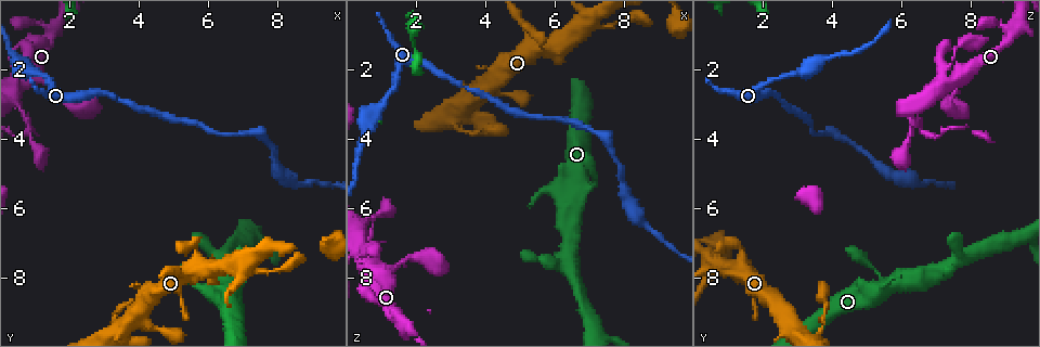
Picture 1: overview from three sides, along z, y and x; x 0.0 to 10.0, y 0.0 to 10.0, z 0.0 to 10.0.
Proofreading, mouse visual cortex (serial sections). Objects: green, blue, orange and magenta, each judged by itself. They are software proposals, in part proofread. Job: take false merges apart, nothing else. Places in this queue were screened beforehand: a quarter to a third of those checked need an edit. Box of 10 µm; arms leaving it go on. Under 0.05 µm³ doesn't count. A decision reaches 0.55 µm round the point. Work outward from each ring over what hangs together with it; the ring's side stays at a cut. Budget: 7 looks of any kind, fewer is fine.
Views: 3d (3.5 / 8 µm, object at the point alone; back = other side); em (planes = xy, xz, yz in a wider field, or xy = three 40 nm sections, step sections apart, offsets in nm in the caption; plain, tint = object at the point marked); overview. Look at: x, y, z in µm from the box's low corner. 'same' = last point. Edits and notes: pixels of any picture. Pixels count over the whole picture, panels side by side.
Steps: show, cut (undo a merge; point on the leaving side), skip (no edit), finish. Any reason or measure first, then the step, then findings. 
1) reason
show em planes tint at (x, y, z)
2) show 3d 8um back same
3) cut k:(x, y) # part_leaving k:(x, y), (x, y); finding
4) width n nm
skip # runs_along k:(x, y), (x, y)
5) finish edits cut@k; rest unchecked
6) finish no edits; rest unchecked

three-way junction
show 3d 3.5um at (0.80, 3.50, 6.30)

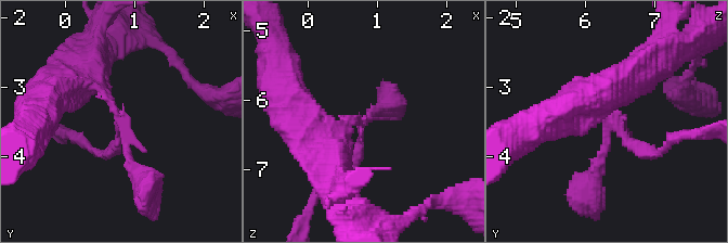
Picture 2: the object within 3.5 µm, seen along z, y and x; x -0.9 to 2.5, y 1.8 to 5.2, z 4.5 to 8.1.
arms 3; arm_widths 150, 200, 350 nm; now the EM
show em xy step 1 plain at (0.80, 3.50, 6.30)

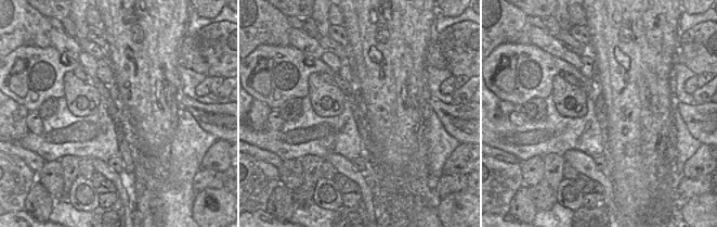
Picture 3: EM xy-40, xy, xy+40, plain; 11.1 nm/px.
show em xy step 1 tint same

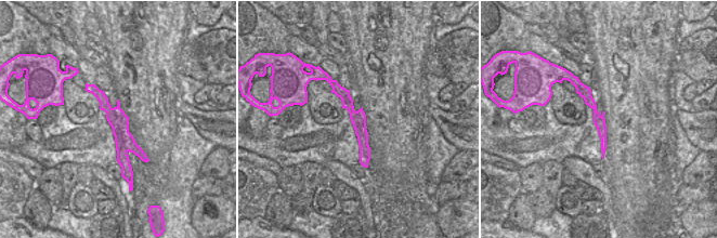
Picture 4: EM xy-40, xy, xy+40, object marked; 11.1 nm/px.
skip # runs_along 4:(88, 87), (119, 121), (127, 167); one cell here

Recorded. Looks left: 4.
two arms in line, one across
show 3d 3.5um at (1.40, 0.75, 9.05)

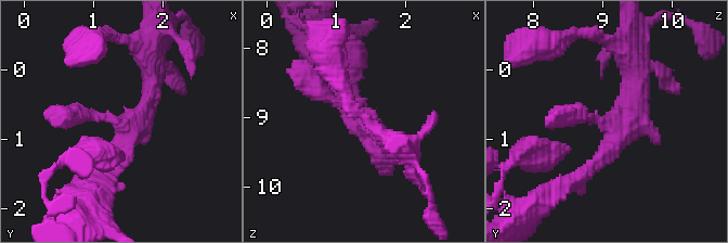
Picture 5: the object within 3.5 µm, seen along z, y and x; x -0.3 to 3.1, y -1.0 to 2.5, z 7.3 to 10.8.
now the EM
show em xy step 3 tint at (1.45, 0.80, 9.05)

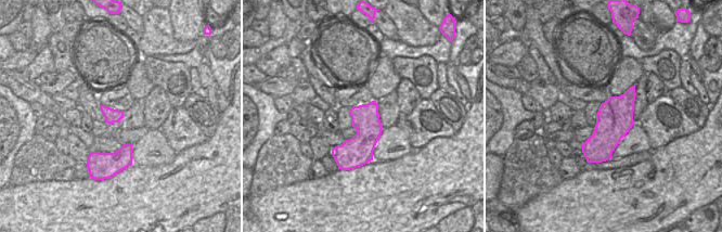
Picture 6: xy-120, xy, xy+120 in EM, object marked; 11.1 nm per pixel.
skip # runs_along 5:(99, 174), (122, 124), (65, 114); one cell here

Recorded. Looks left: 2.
thin neck
show 3d 3.5um at (5.60, 7.20, 1.40)

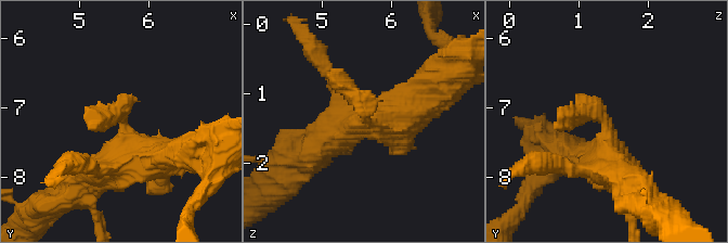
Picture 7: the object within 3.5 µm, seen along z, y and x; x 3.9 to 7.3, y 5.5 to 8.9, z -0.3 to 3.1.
show em planes tint at (5.65, 7.20, 1.30)

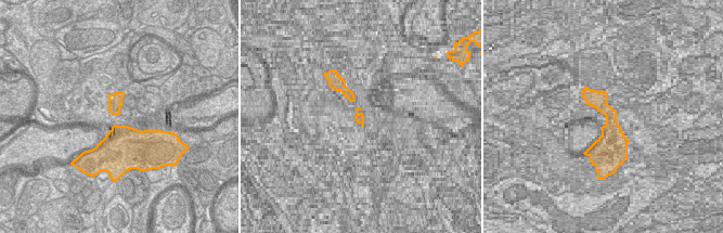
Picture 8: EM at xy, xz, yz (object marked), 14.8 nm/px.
skip # runs_along 7:(613, 173), (594, 110), (555, 129); continuous, no second cell

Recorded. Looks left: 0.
finish no edits; rest unchecked

